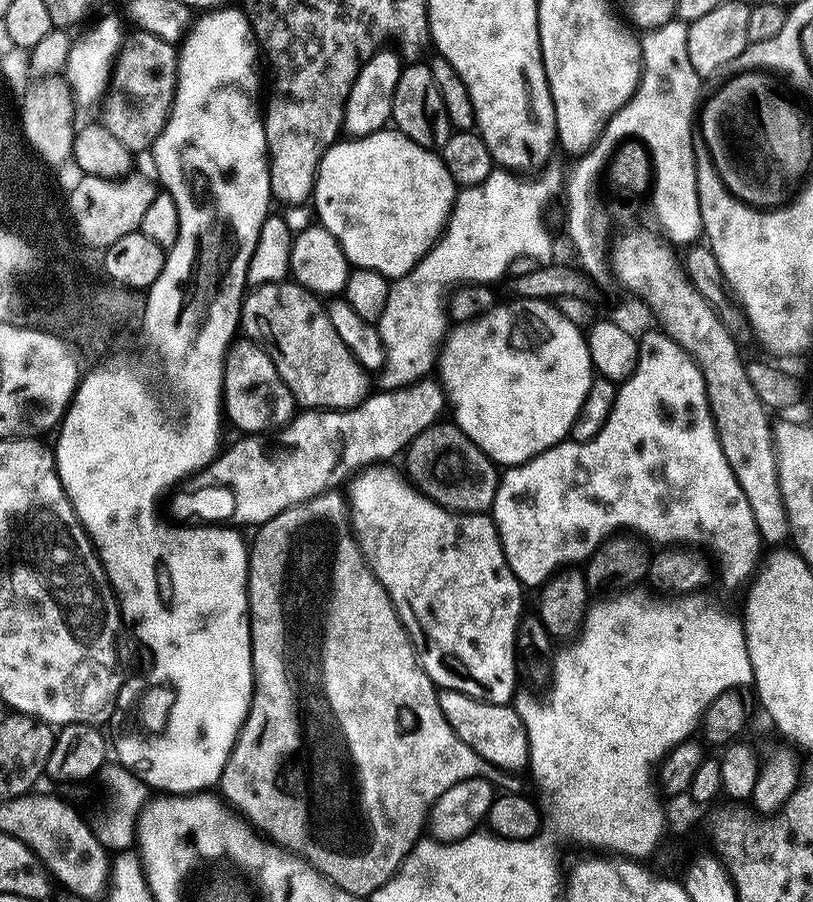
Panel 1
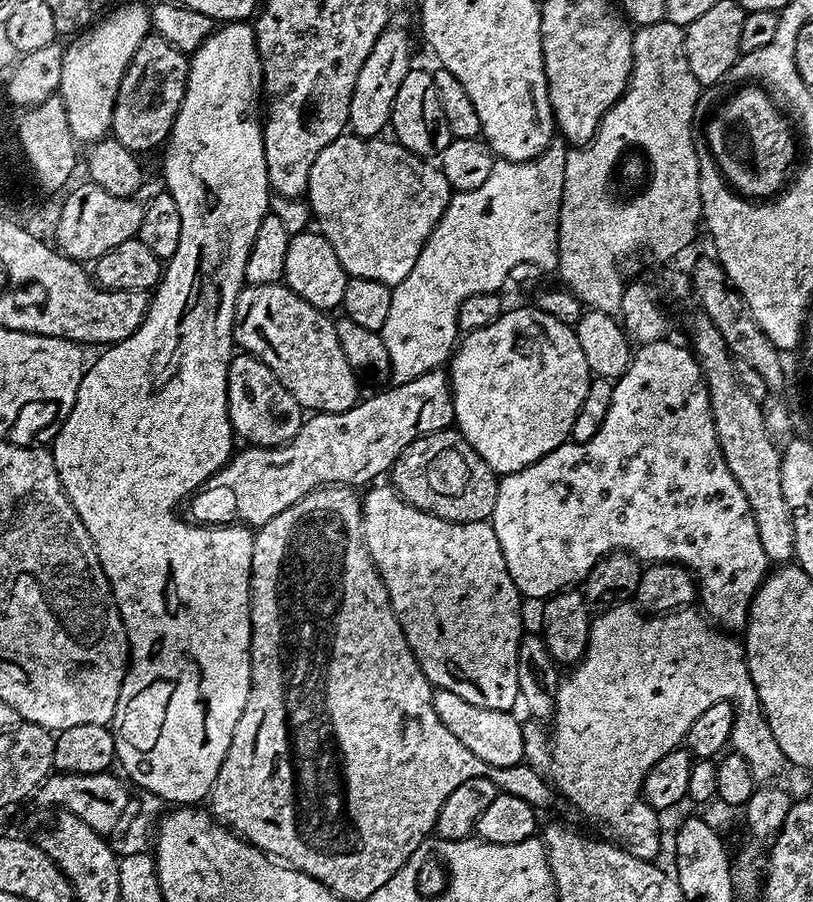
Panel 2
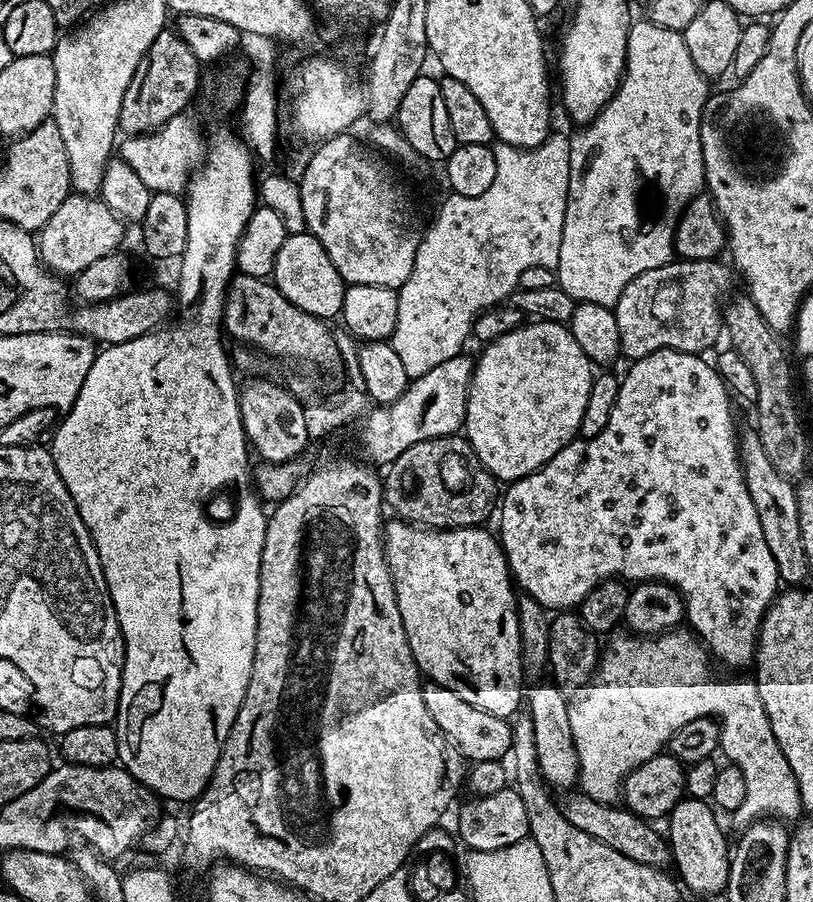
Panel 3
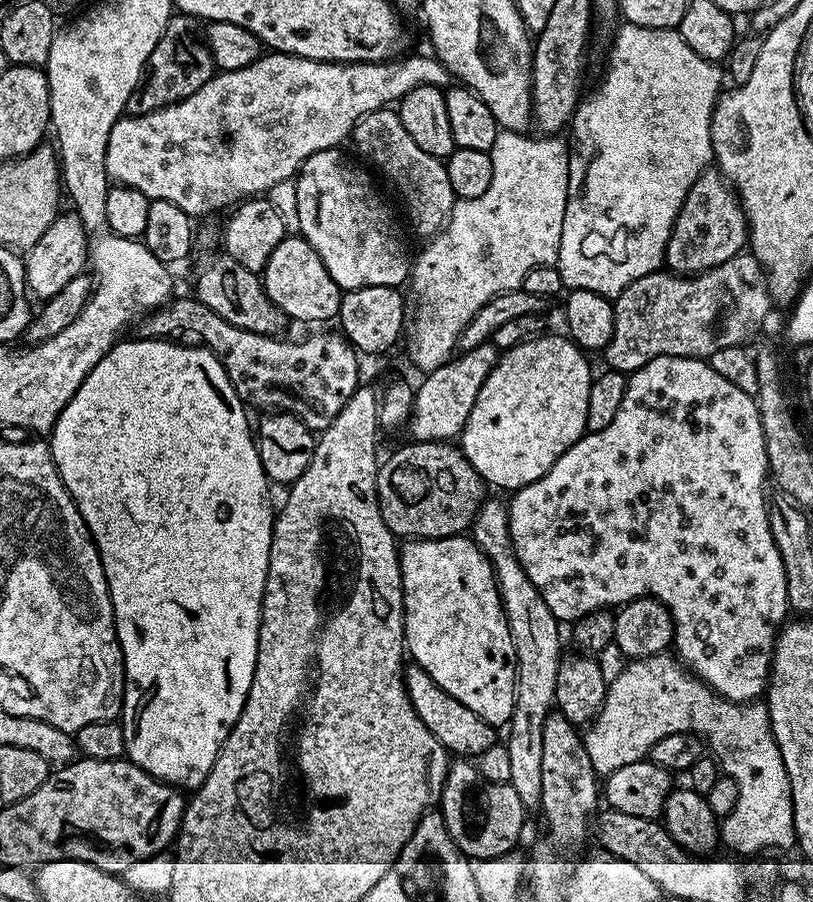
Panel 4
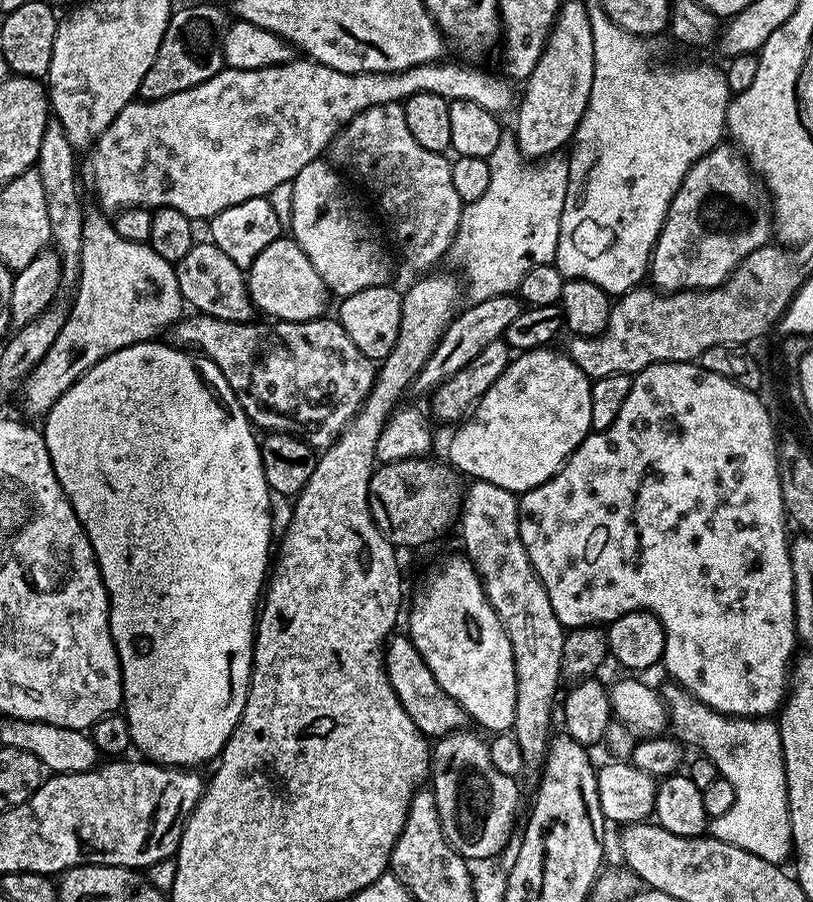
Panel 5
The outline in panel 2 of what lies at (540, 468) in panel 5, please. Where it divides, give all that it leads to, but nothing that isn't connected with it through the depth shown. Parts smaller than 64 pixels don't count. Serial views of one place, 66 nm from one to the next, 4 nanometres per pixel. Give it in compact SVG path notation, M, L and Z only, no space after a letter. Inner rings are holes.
M512 308L509 312L501 314L497 320L476 328L468 337L459 341L458 347L450 357L450 387L452 389L452 405L454 406L454 424L459 432L464 435L466 442L478 450L480 457L491 466L497 474L517 472L534 462L538 462L546 454L553 452L558 445L565 443L572 435L572 423L582 406L582 398L586 398L590 373L586 354L582 354L582 346L578 346L578 338L573 325L558 322L554 314L543 312L541 308Z

